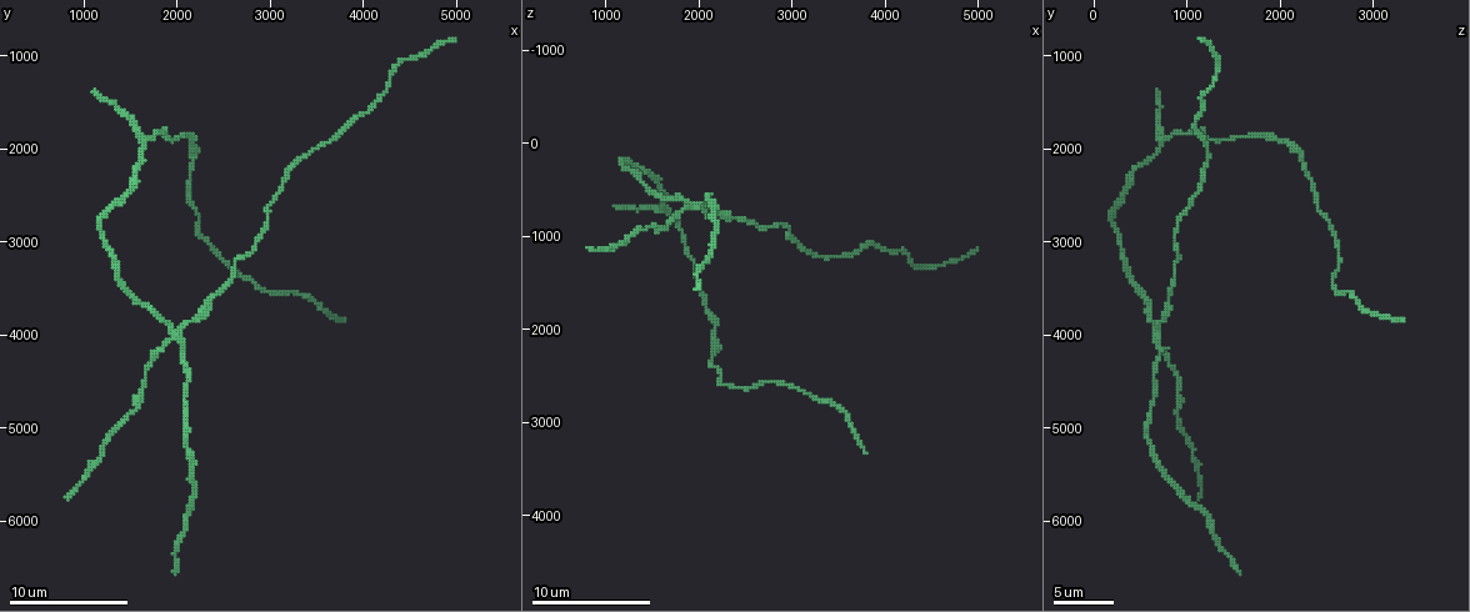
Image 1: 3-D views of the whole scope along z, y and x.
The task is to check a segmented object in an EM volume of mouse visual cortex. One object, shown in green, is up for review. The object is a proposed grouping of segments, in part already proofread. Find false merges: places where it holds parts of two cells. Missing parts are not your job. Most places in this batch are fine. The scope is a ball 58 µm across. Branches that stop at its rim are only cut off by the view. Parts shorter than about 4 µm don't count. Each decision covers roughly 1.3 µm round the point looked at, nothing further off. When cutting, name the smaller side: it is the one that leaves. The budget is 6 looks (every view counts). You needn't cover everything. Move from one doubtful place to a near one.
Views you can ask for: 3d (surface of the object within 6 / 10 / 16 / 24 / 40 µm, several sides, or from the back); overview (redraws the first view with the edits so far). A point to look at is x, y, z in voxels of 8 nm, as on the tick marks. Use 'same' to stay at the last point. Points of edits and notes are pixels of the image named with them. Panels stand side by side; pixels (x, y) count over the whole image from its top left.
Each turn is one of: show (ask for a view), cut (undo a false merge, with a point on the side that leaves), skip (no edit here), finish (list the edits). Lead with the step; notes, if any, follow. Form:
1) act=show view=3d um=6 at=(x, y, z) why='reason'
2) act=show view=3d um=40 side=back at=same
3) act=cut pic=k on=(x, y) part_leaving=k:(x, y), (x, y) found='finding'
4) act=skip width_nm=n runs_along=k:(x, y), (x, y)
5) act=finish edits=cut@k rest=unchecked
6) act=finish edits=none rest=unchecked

act=show view=3d um=16 at=(1650, 1900, 750)

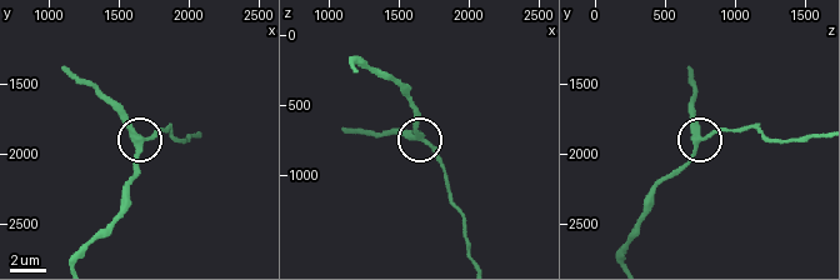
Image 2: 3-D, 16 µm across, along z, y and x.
act=skip runs_along=2:(623, 256), (653, 194), (695, 145), (694, 96) found='continuous, no second cell'

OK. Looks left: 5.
act=show view=3d um=16 at=(3900, 1700, 1100) why='thick turns thin'

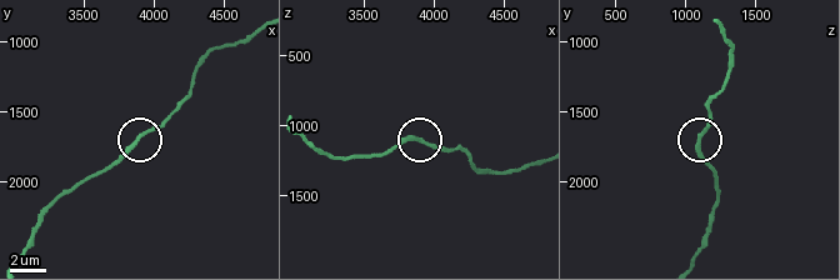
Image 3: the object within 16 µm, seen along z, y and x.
act=skip width_nm=200 runs_along=3:(20, 253), (38, 221), (59, 199), (118, 164), (184, 103) found='continuous, no second cell'

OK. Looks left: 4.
act=show view=3d um=10 at=(2000, 3950, 700) why='looks like a crossing'

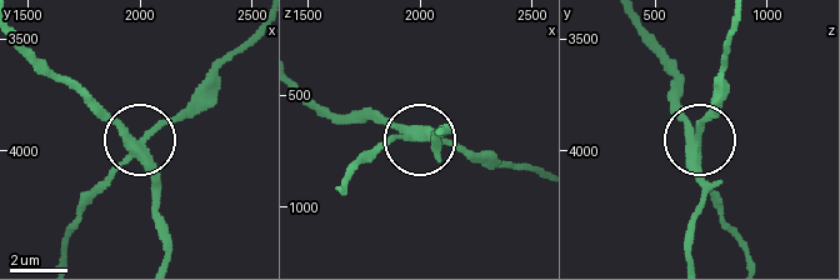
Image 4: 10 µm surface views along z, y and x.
act=show view=3d um=10 side=back at=(2020, 3950, 680)

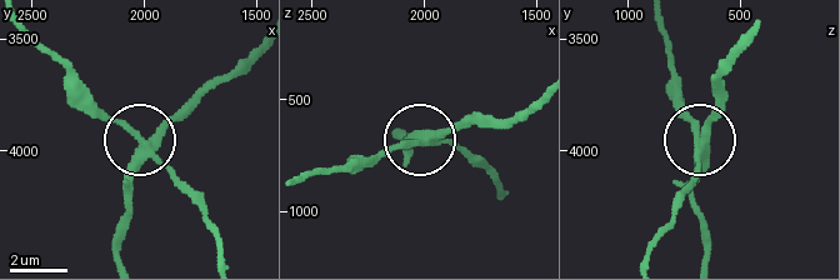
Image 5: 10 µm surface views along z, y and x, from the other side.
act=cut pic=5 on=(118, 120) arms=4 part_leaving=5:(145, 148), (25, 25) found='a second cell is stuck on'

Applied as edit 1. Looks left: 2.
act=finish edits=cut@5 rest=unchecked

